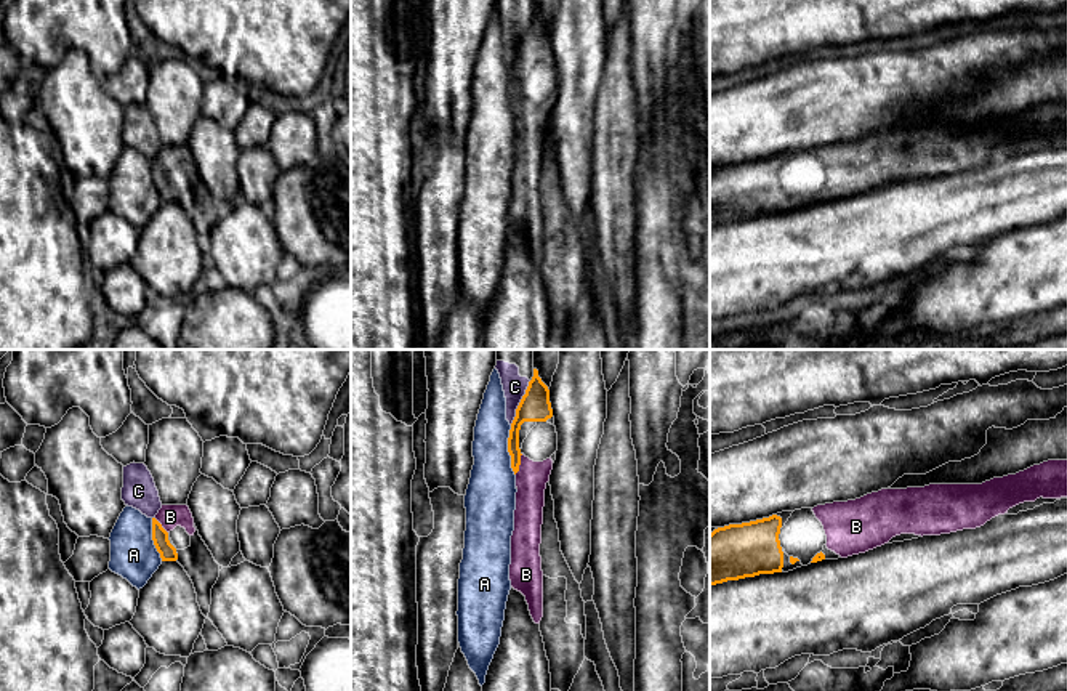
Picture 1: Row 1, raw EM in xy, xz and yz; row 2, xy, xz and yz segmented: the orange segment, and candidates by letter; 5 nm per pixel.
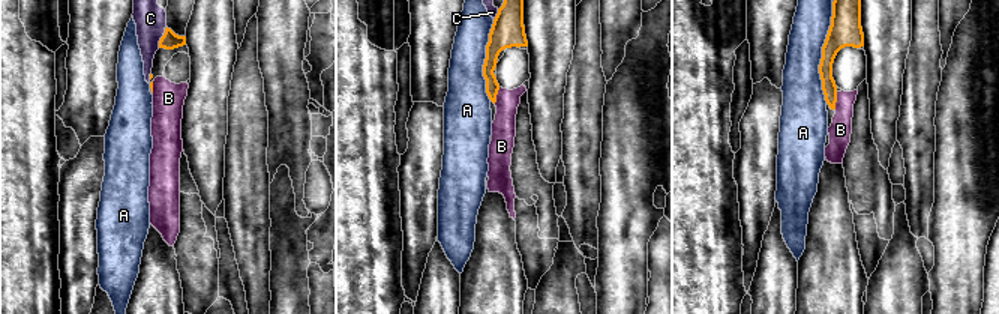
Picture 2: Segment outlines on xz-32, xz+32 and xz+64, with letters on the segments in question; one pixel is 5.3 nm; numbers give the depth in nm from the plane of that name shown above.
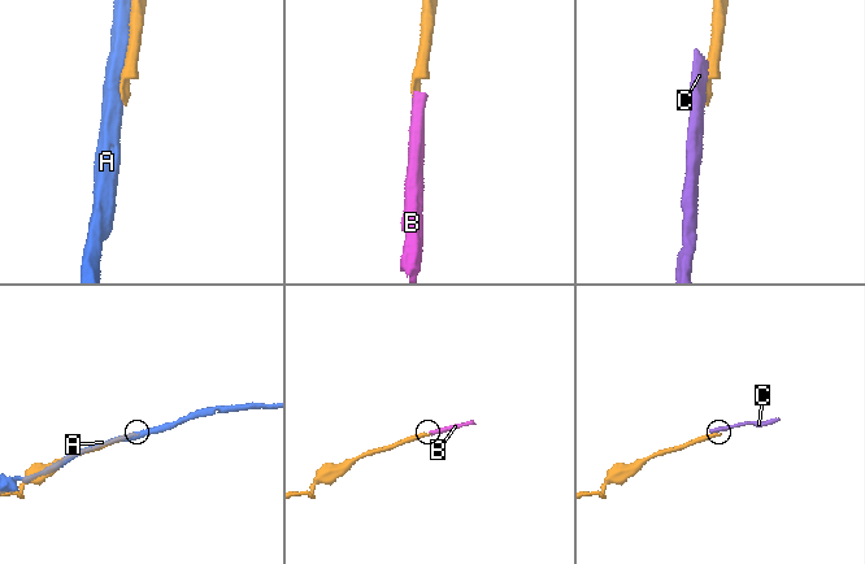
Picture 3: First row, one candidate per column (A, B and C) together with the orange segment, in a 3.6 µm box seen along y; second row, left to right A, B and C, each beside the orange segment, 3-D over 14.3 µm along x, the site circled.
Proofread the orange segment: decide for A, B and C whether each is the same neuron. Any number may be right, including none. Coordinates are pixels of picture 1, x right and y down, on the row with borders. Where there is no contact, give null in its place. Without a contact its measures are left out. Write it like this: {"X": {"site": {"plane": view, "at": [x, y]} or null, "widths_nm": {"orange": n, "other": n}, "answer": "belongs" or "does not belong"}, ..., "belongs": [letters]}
{"A": {"site": {"plane": "xz", "at": [508, 451]}, "widths_nm": {"orange": 140, "other": 260}, "answer": "does not belong"}, "B": {"site": {"plane": "xz", "at": [519, 464]}, "widths_nm": {"orange": 80, "other": 160}, "answer": "belongs"}, "C": {"site": {"plane": "xz", "at": [519, 403]}, "widths_nm": {"orange": 150, "other": 120}, "answer": "does not belong"}, "belongs": ["B"]}

